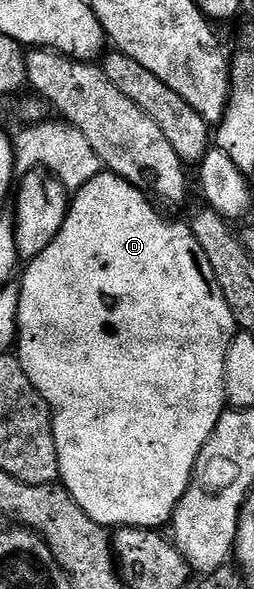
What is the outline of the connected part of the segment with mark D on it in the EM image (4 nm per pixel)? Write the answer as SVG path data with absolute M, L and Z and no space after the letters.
M106 170L85 182L85 186L81 186L70 197L70 209L60 232L45 250L22 269L17 355L25 374L29 374L29 382L33 382L41 398L45 398L51 408L59 459L59 480L67 493L79 503L79 508L85 510L89 518L104 526L115 524L124 528L159 530L162 524L172 523L175 508L191 485L197 458L228 407L225 358L237 325L225 294L221 294L221 286L217 286L217 274L213 274L213 266L209 266L209 258L205 258L205 250L191 232L190 223L166 220L147 200L150 200L148 193Z

